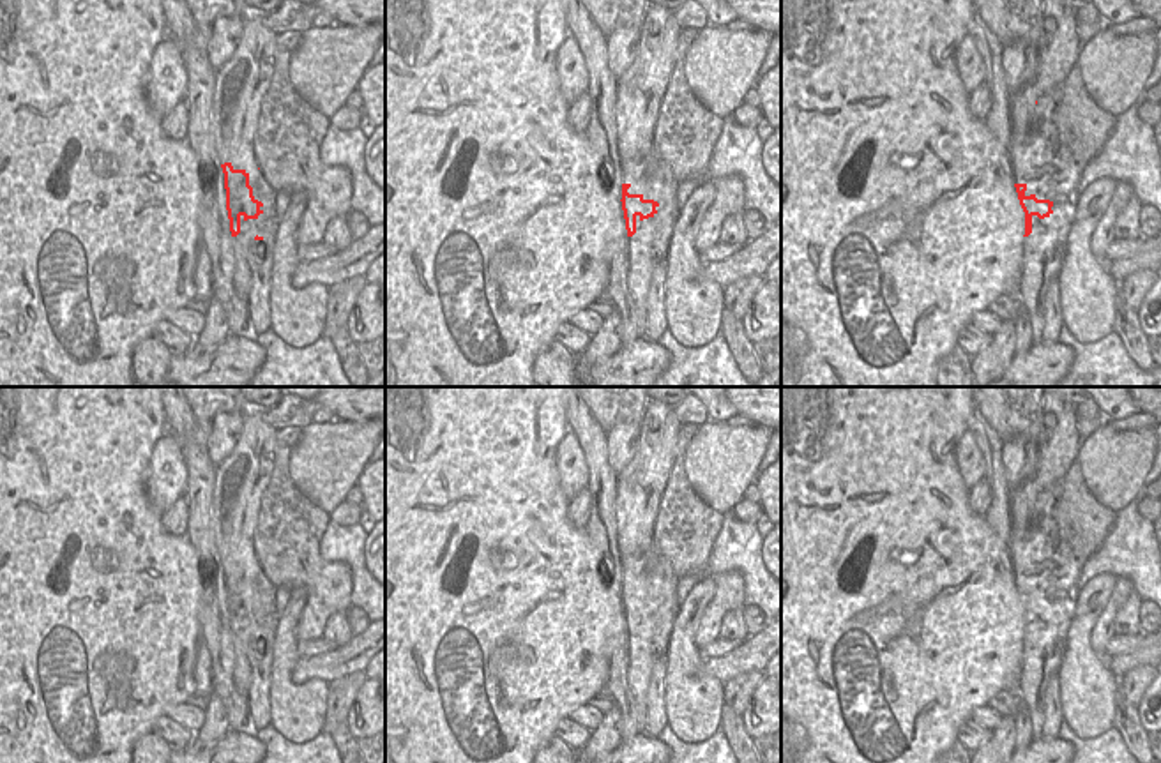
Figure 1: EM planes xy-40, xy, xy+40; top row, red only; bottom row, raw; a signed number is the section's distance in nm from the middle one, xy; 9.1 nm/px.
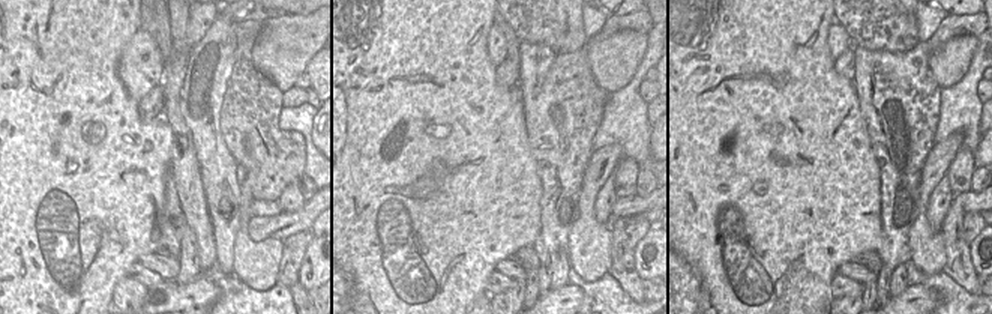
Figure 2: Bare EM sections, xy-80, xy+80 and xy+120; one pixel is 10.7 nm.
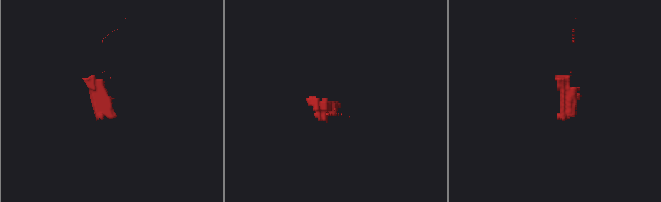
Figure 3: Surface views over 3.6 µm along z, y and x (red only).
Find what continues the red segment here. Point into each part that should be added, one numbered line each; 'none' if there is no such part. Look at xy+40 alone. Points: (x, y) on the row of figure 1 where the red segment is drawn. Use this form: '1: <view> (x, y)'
none

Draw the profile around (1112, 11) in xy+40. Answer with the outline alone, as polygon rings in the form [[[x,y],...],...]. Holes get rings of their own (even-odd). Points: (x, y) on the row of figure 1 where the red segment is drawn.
[[[1090,0],[1097,9],[1101,19],[1108,25],[1122,25],[1129,19],[1140,18],[1131,0]]]

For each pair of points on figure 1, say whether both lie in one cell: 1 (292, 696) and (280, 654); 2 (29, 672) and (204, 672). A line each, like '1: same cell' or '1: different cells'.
1: same cell
2: different cells

